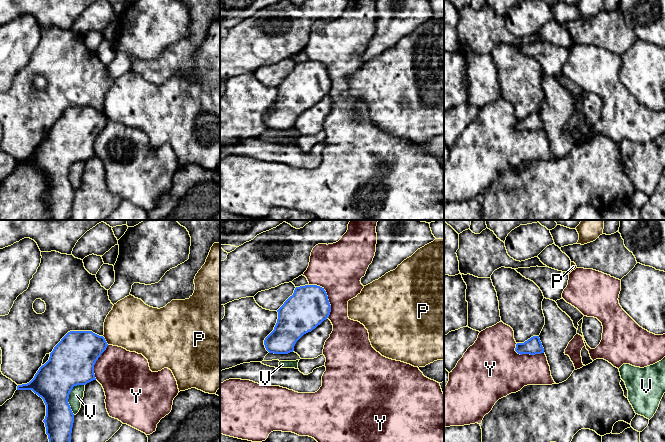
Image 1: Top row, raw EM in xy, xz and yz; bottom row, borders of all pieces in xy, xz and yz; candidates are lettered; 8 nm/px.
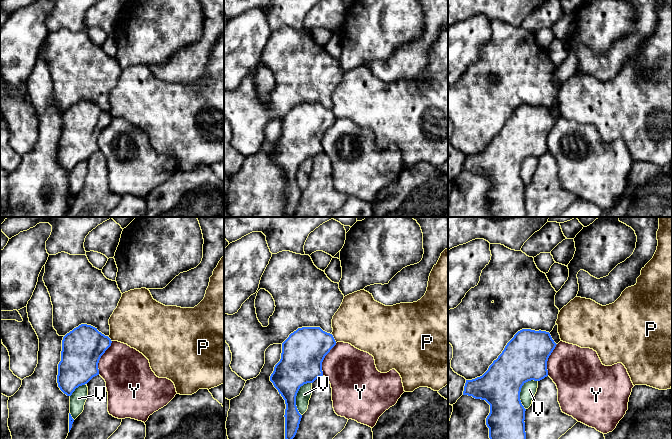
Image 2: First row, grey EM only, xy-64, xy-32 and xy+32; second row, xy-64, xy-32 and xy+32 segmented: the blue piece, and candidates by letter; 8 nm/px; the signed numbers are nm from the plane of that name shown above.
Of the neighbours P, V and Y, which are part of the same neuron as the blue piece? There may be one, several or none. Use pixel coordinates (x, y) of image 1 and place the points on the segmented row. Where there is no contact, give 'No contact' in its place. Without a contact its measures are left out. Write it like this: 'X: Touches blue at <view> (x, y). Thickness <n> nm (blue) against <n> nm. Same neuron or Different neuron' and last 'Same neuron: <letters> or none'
P: Touches blue at xy (105, 340). Thickness 340 nm (blue) against 400 nm. Different neuron
V: Touches blue at xy (68, 395). Thickness 360 nm (blue) against 120 nm. Different neuron
Y: Touches blue at xz (327, 296). Thickness 320 nm (blue) against 400 nm. Different neuron
Same neuron: none

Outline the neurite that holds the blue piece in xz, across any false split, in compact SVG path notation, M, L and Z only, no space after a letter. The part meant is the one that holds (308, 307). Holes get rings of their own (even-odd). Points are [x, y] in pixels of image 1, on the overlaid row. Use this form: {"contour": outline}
{"contour": "M305 285L296 287L277 312L277 323L264 345L269 353L288 354L304 334L329 317L331 305L324 288Z"}

